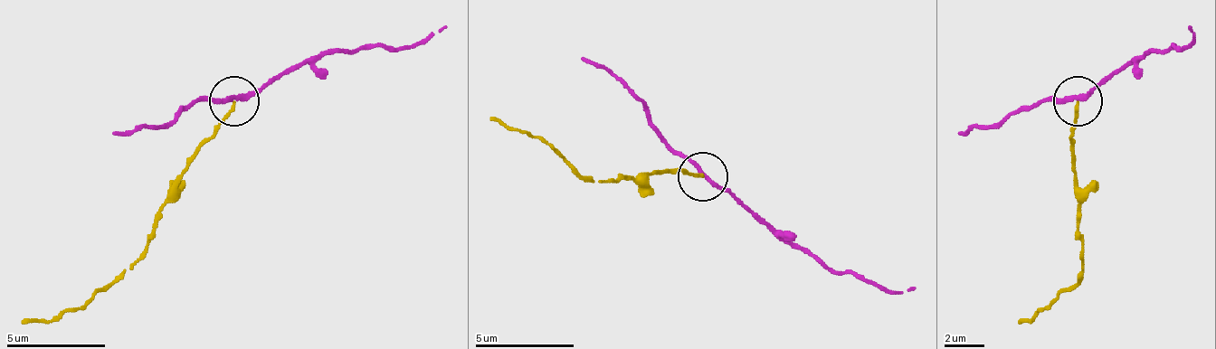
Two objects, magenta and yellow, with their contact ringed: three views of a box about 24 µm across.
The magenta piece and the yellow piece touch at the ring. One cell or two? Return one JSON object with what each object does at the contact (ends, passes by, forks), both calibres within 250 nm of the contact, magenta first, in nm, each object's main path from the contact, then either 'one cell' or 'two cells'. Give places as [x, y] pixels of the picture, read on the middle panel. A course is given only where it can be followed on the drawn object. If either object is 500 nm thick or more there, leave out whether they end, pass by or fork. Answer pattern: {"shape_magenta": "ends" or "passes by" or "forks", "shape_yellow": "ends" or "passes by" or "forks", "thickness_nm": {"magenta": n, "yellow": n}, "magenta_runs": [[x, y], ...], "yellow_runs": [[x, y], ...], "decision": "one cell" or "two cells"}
{"shape_magenta": "passes by", "shape_yellow": "ends", "thickness_nm": {"magenta": 200, "yellow": 140}, "magenta_runs": [[704, 177], [728, 187], [793, 241], [828, 267], [887, 287], [916, 287]], "yellow_runs": [[704, 177], [669, 167], [630, 177], [590, 183], [550, 147], [491, 118]], "decision": "two cells"}

